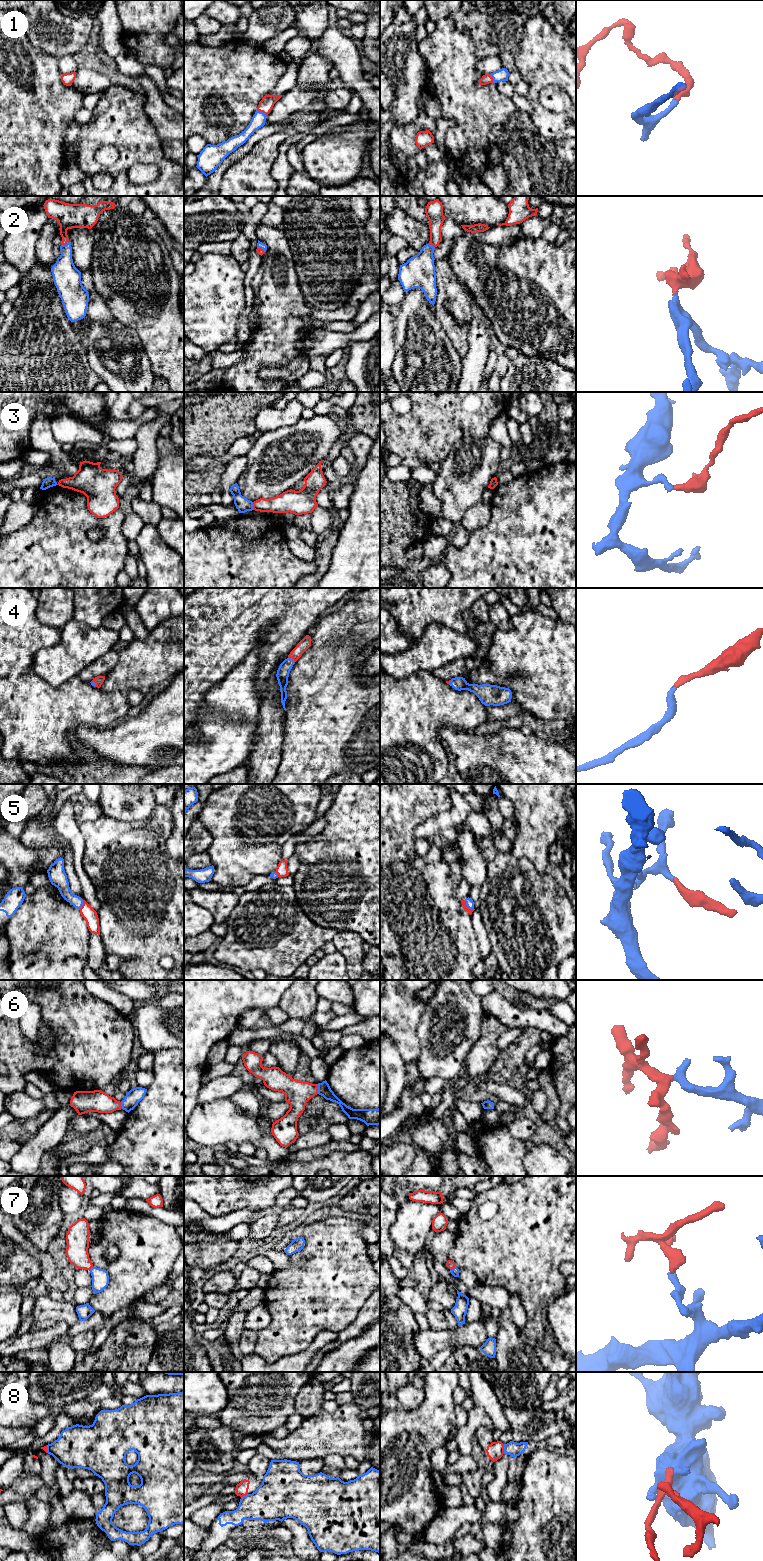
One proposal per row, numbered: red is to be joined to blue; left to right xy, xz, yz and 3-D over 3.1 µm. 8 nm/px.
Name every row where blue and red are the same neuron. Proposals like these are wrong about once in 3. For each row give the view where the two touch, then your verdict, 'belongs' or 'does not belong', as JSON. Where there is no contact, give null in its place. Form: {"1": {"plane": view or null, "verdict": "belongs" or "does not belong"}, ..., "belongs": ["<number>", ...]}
{"1": {"plane": "xz", "verdict": "belongs"}, "2": {"plane": "xy", "verdict": "belongs"}, "3": {"plane": "xz", "verdict": "does not belong"}, "4": {"plane": "xz", "verdict": "belongs"}, "5": {"plane": "yz", "verdict": "belongs"}, "6": {"plane": "xz", "verdict": "belongs"}, "7": {"plane": "yz", "verdict": "belongs"}, "8": {"plane": "yz", "verdict": "does not belong"}, "belongs": ["1", "2", "4", "5", "6", "7"]}

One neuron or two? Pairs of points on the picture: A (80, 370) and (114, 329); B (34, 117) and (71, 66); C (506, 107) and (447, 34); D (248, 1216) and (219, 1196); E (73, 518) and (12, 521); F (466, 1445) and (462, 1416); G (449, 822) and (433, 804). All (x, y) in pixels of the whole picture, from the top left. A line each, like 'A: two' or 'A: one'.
A: two
B: two
C: one
D: two
E: two
F: two
G: two

